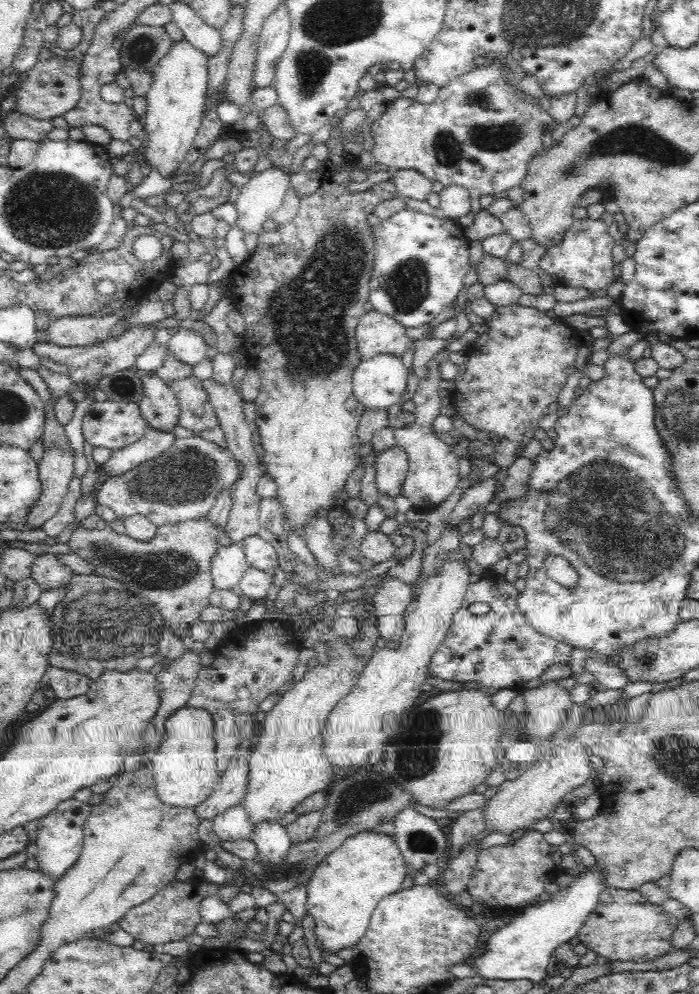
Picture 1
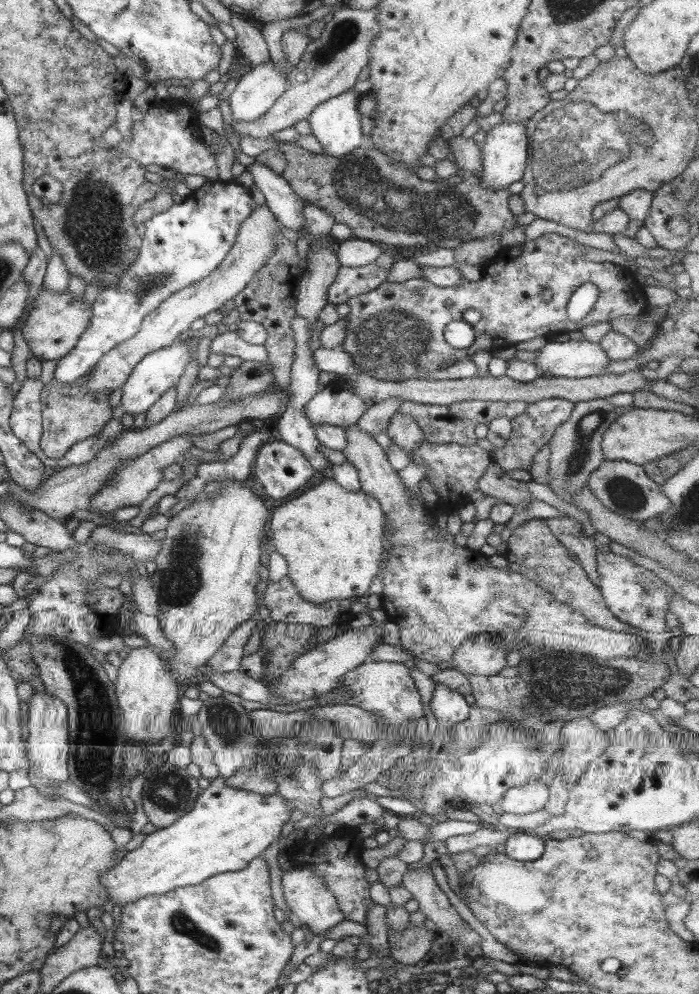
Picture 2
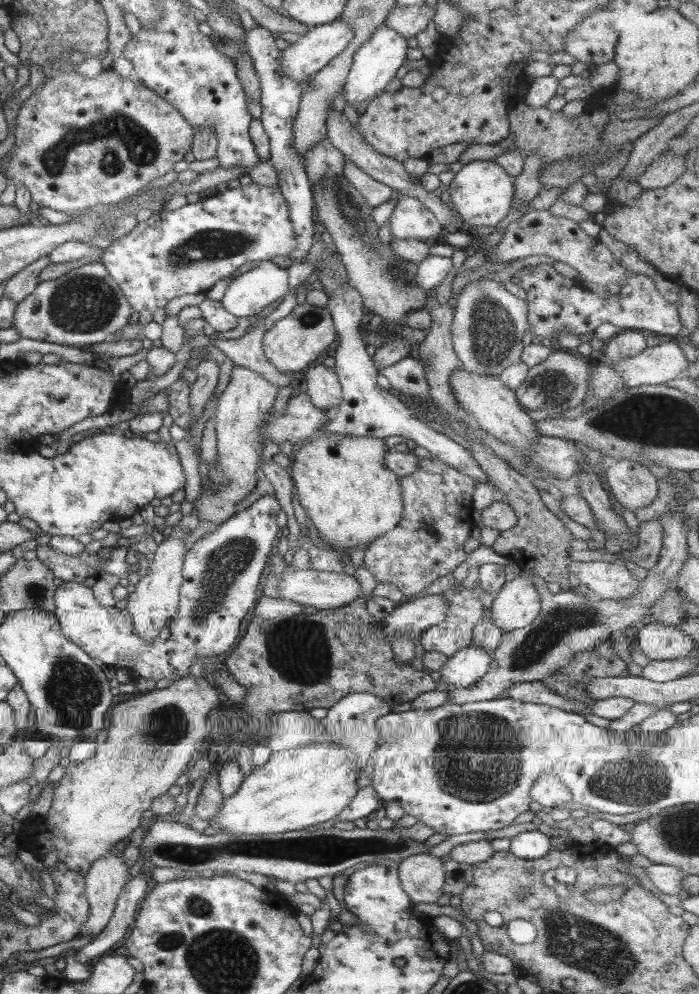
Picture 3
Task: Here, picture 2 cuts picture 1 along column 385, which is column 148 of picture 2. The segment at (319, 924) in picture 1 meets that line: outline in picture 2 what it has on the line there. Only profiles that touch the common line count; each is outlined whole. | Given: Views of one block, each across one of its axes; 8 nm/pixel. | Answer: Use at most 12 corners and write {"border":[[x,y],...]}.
{"border":[[217,777],[99,875],[123,907],[237,872],[289,801]]}

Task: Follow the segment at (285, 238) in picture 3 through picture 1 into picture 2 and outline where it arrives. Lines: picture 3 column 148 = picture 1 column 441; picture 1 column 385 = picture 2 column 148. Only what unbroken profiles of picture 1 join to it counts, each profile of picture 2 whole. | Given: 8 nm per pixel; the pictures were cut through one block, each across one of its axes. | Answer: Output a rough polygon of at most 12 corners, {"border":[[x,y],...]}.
{"border":[[206,181],[144,222],[53,376],[69,384],[206,278],[258,208]]}

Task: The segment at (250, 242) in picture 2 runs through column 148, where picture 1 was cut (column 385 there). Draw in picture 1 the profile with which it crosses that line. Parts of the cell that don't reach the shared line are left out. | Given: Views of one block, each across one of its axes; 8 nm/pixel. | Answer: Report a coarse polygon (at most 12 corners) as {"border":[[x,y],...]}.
{"border":[[375,308],[355,337],[362,360],[401,356],[406,327]]}

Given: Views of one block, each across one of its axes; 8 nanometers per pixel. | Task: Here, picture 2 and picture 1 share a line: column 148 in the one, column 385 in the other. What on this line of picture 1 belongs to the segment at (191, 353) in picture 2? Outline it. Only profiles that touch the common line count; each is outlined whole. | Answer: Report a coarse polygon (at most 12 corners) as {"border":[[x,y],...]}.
{"border":[[400,356],[362,360],[353,393],[366,411],[389,408],[406,390]]}

